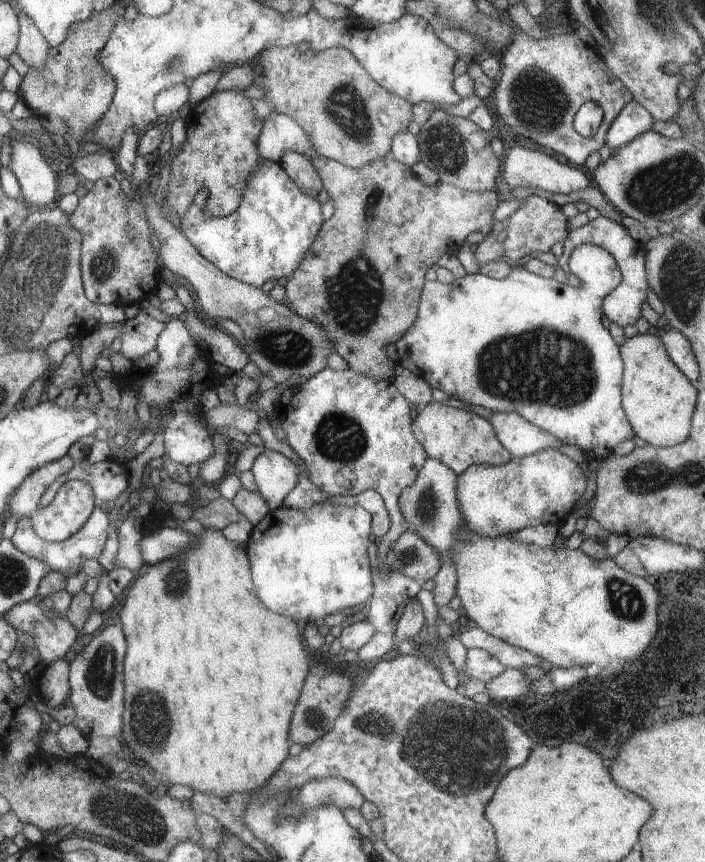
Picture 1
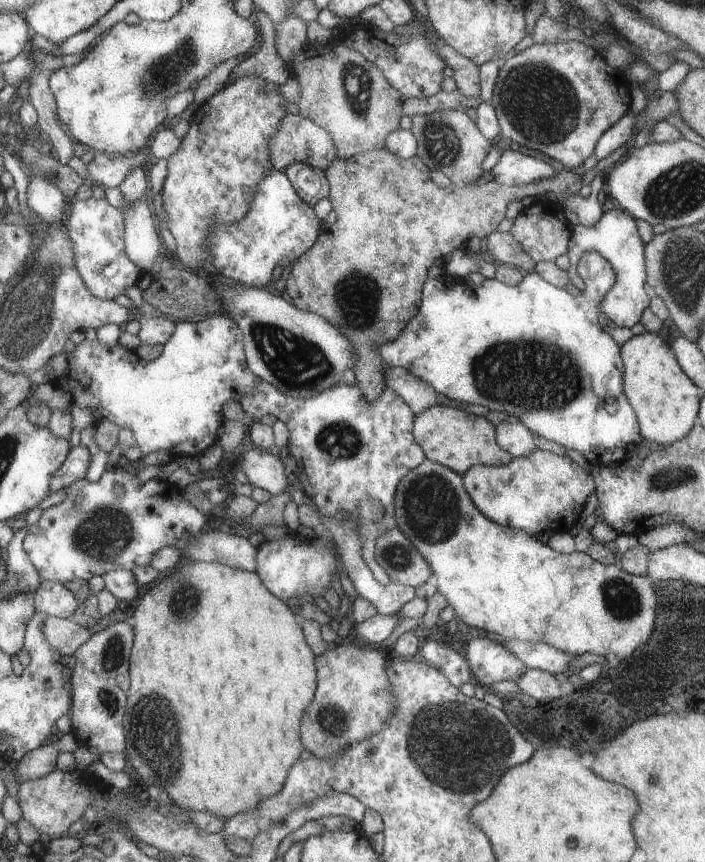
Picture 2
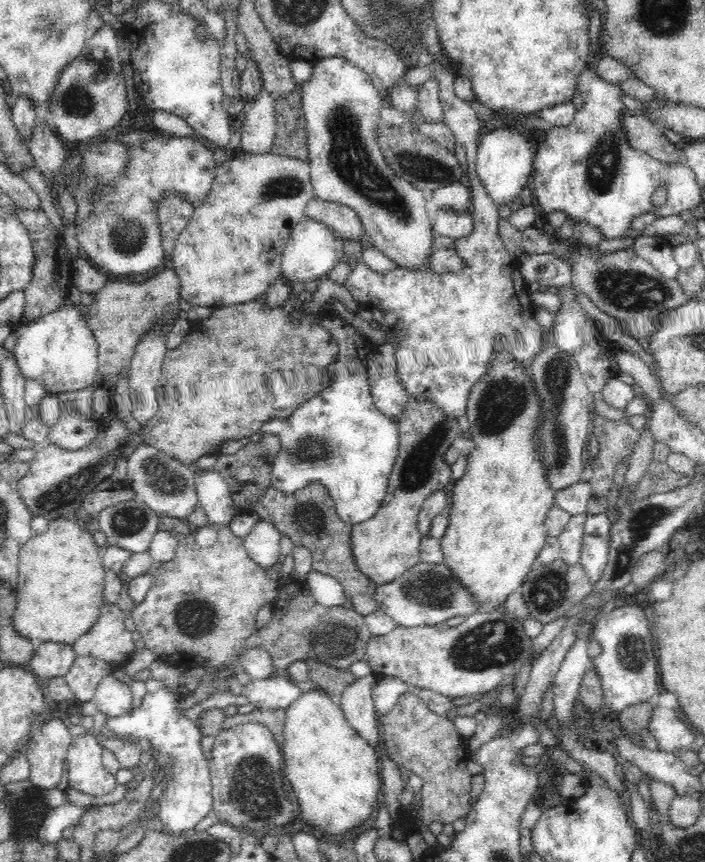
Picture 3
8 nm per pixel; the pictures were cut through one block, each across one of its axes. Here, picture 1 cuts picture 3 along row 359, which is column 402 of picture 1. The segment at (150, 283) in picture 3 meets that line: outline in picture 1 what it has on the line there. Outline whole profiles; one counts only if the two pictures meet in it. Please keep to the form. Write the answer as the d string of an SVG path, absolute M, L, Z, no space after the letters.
M271 47L266 48L256 62L259 63L259 71L252 85L259 85L266 90L263 100L272 106L273 113L293 118L312 138L319 156L337 161L350 169L362 169L389 156L394 138L406 132L414 120L412 104L378 85L347 49L337 47L323 52L309 49L305 53L298 53L288 47Z

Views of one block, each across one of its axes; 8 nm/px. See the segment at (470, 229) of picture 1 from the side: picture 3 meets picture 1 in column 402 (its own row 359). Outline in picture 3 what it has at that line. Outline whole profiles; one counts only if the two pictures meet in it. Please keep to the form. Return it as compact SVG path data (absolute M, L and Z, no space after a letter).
M299 294L298 298L292 298L288 300L284 306L280 304L280 308L271 306L263 300L250 300L244 302L244 304L233 304L222 307L212 308L212 312L207 318L199 319L195 323L192 323L191 328L188 330L182 342L179 346L174 348L174 350L166 350L164 354L164 361L161 369L161 376L159 377L159 382L157 383L156 395L159 403L158 410L156 415L154 415L146 424L143 426L143 438L144 443L149 446L160 449L162 452L168 453L168 455L176 458L182 464L194 464L200 456L204 454L219 454L221 446L228 442L229 440L246 442L248 438L253 434L257 433L259 430L262 430L264 424L268 421L274 419L287 419L292 415L300 405L305 401L310 400L324 391L328 386L330 386L331 380L331 368L330 366L336 362L336 357L338 354L337 342L332 338L330 332L326 328L323 328L323 325L316 326L316 320L318 316L308 316L304 320L294 320L298 326L294 326L292 318L290 316L298 316L296 308L300 308L306 300L310 300L312 294Z

